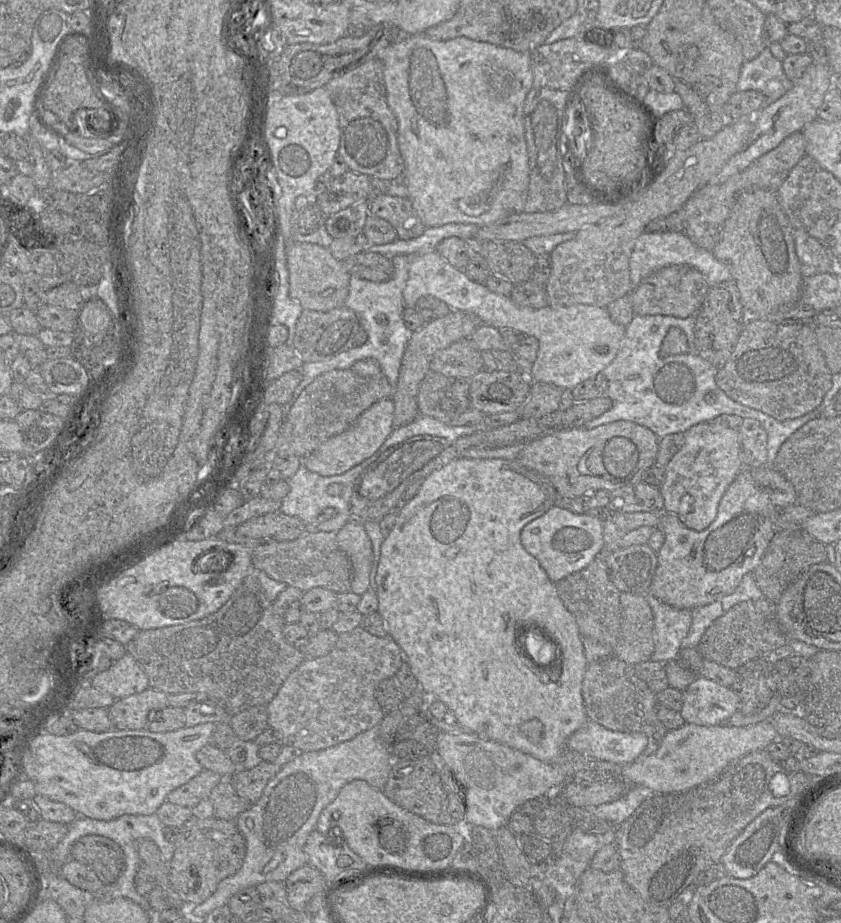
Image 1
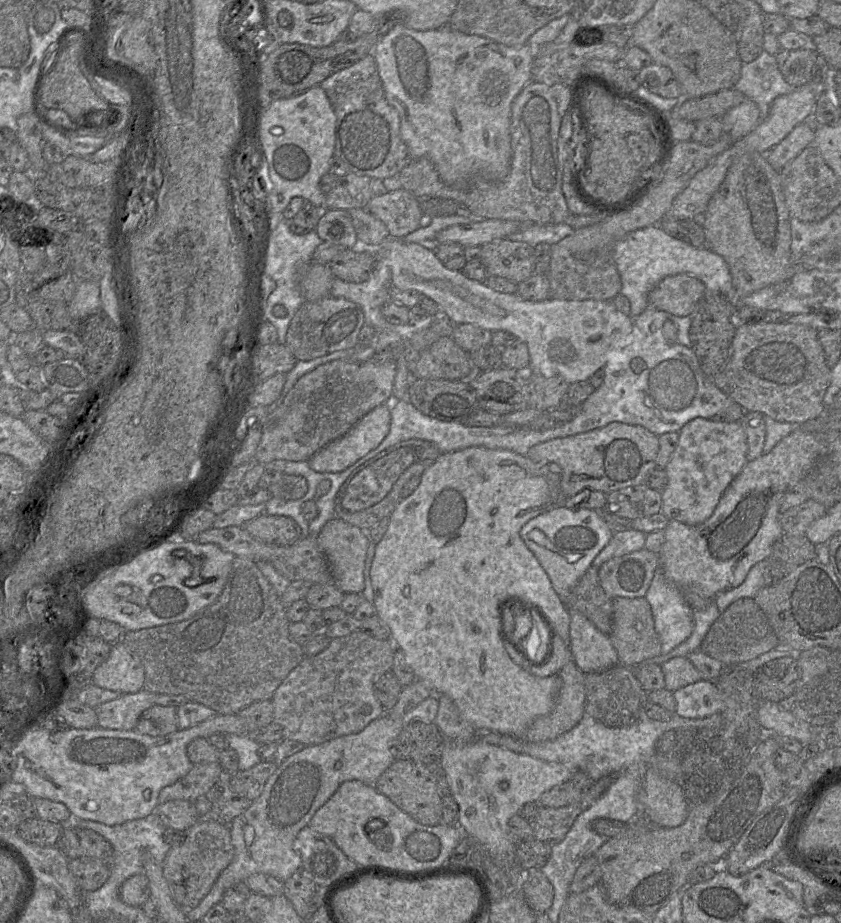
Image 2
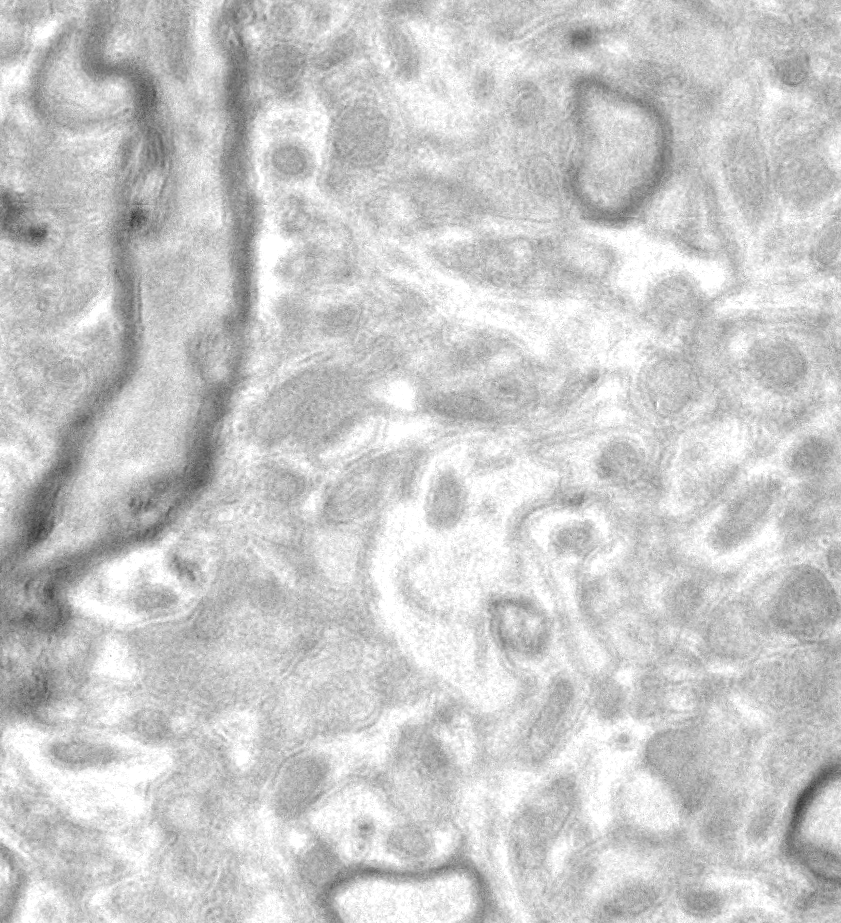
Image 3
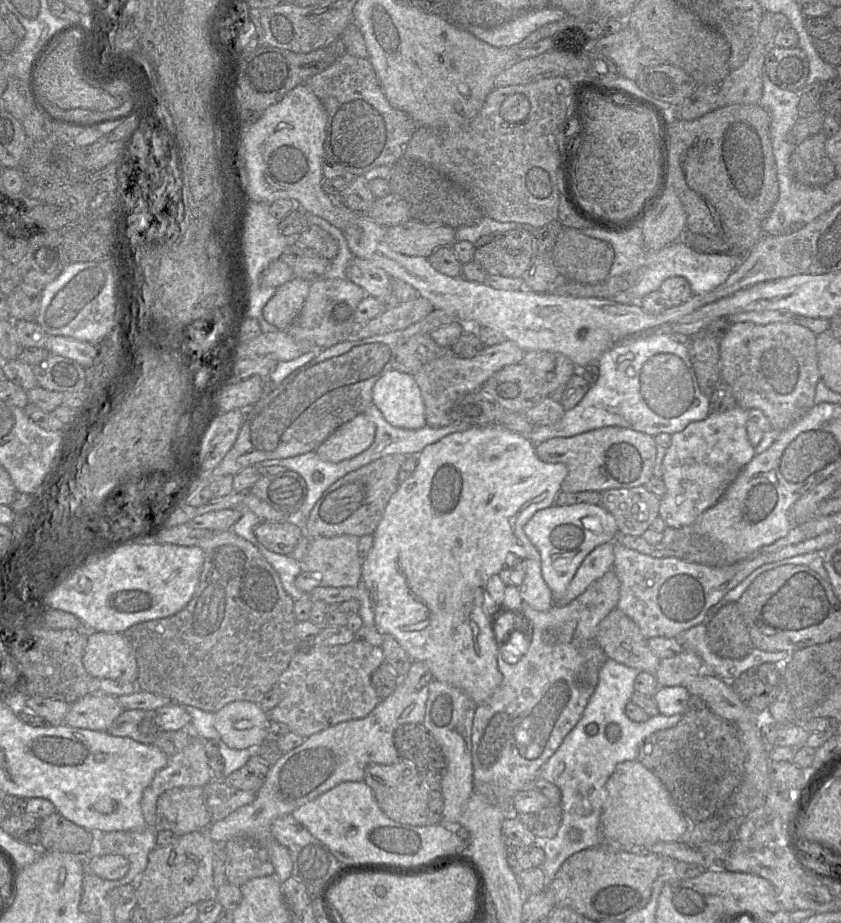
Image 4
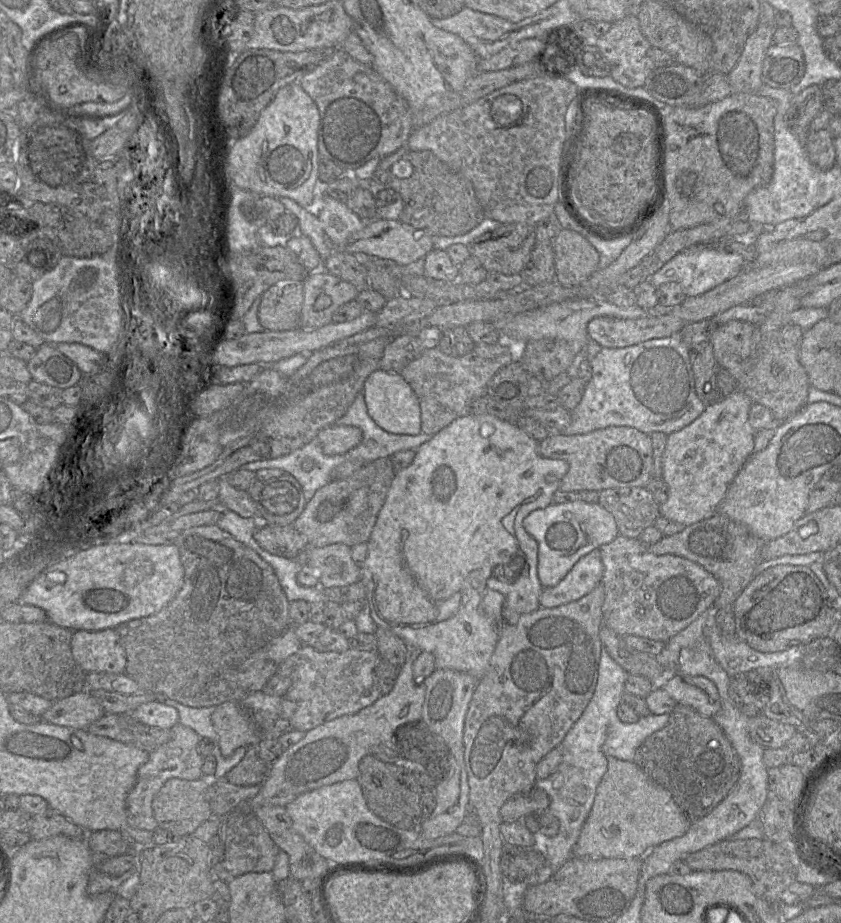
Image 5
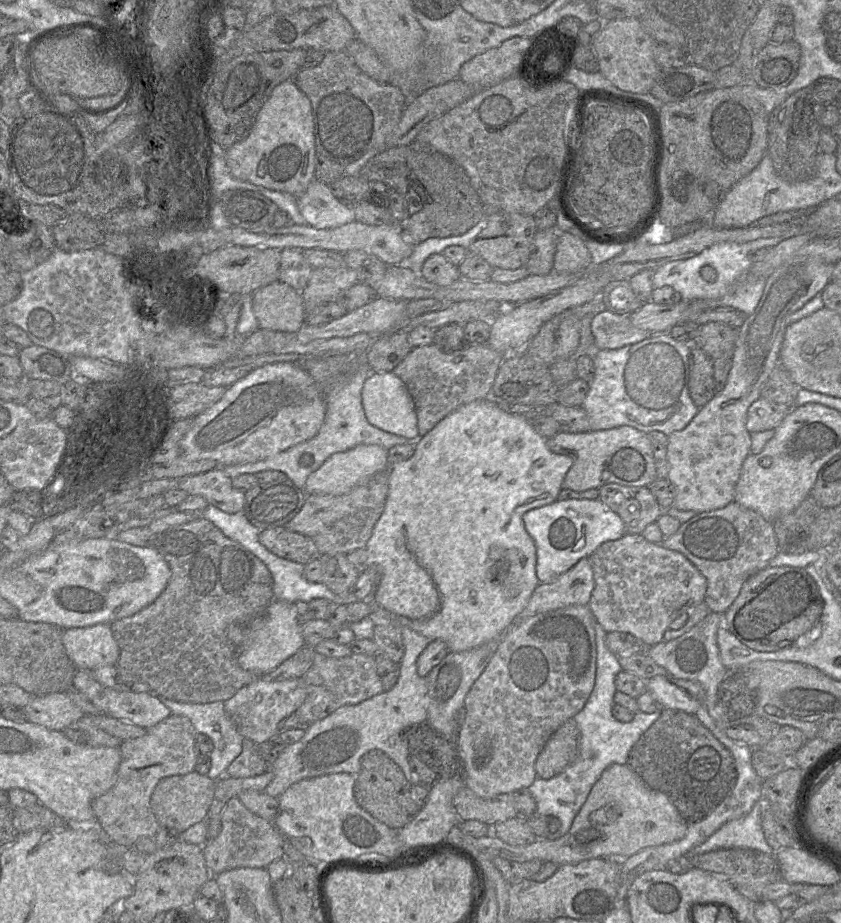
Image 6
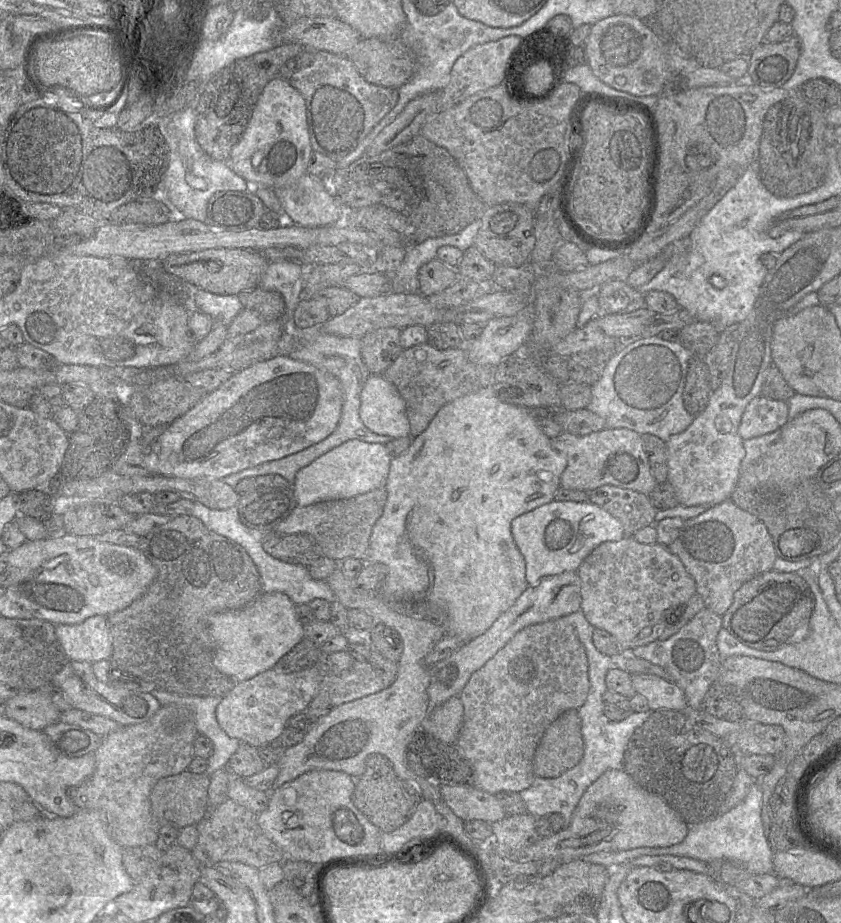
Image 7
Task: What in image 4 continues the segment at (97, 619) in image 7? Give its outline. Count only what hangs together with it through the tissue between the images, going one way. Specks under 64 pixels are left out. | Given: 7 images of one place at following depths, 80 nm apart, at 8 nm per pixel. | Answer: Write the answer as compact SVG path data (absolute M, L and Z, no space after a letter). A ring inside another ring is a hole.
M86 631L83 665L92 677L135 682L137 663L122 633Z

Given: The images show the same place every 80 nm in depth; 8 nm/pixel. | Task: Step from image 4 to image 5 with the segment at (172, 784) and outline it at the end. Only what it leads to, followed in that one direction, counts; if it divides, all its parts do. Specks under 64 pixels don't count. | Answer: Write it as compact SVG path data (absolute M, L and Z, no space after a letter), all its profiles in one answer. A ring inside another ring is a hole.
M180 722L170 729L167 743L149 752L148 760L138 769L137 780L126 799L127 821L130 827L154 832L158 828L152 802L165 782L171 778L197 780L202 777L201 767L204 757L198 751L201 737Z

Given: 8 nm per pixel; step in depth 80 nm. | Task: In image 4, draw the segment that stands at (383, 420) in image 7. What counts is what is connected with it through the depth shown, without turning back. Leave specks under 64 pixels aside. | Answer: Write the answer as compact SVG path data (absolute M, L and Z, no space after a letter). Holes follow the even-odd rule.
M385 373L373 387L372 404L394 427L415 430L426 425L421 392L411 374Z

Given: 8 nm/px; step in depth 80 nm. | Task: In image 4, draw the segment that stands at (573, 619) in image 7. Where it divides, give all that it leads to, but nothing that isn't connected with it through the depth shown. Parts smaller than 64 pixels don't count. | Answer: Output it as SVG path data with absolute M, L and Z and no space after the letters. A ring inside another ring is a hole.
M607 657L600 669L598 685L581 719L540 769L539 777L560 789L562 809L562 822L557 834L551 839L538 839L545 851L541 867L546 886L572 855L606 842L601 815L606 800L606 783L616 766L624 761L637 760L640 745L647 737L675 726L681 719L682 714L660 713L644 722L636 722L626 715L625 707L635 692L634 681L640 672Z

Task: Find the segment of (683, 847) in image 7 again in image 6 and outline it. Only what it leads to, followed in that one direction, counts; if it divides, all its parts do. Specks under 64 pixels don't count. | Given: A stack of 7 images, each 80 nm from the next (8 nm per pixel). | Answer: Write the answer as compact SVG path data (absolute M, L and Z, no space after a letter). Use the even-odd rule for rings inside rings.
M760 799L747 815L725 823L705 842L694 847L686 858L731 848L752 849L765 854L775 854L767 843L762 829L764 807Z

